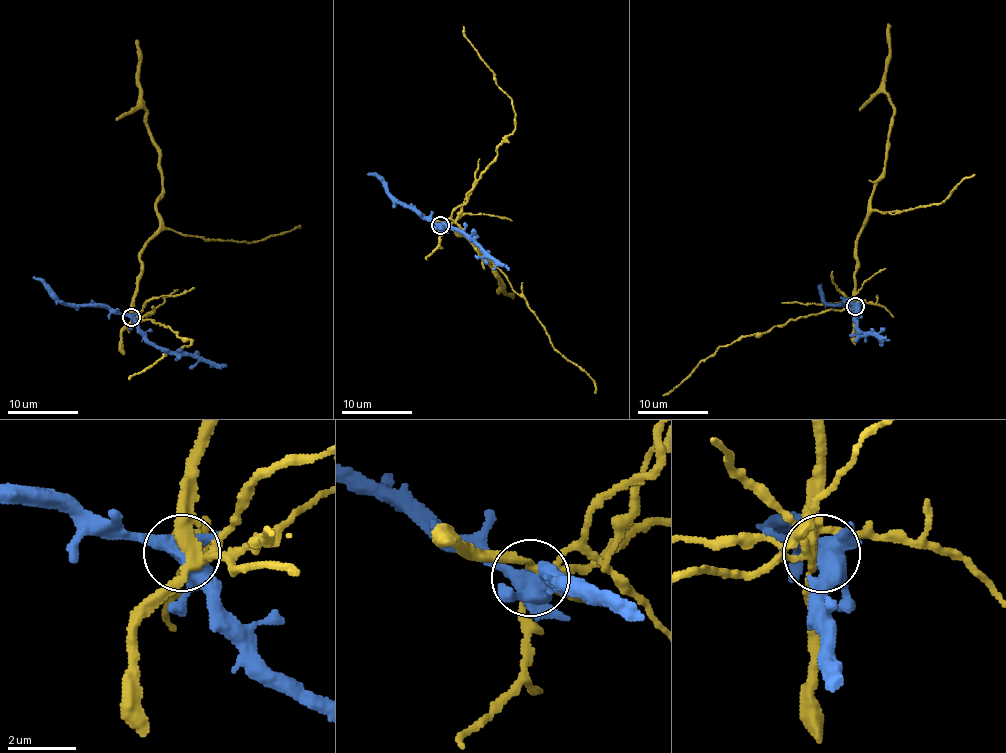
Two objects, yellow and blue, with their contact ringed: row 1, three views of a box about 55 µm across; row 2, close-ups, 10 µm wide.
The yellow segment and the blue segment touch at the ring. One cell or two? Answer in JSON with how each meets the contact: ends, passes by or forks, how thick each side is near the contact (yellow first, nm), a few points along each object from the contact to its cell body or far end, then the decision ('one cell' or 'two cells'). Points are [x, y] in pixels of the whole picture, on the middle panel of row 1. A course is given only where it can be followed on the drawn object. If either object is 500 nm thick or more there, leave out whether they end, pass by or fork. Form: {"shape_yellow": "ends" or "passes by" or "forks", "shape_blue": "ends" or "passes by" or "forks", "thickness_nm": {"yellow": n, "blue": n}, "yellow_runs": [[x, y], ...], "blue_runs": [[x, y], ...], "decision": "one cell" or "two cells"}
{"shape_yellow": "forks", "shape_blue": "forks", "thickness_nm": {"yellow": 280, "blue": 440}, "yellow_runs": [[441, 223], [487, 256], [505, 286], [499, 291], [502, 285], [511, 295]], "blue_runs": [[441, 225], [404, 207], [380, 178], [367, 174]], "decision": "two cells"}

